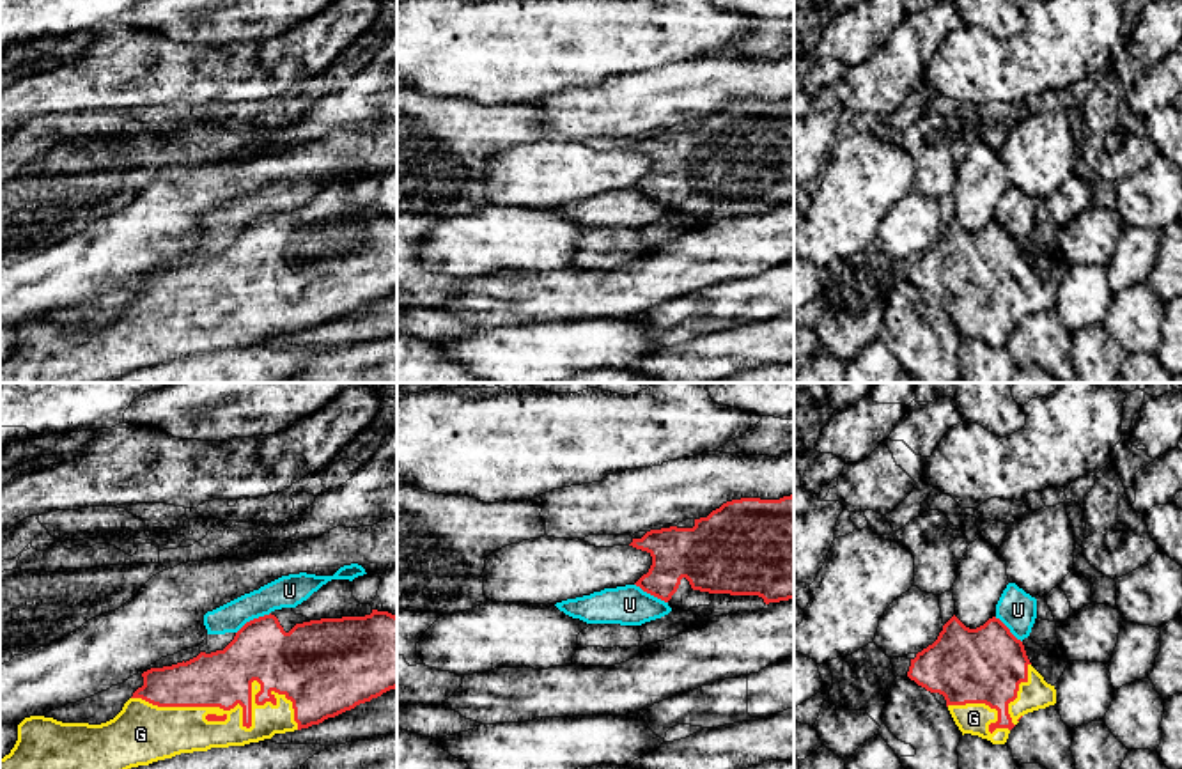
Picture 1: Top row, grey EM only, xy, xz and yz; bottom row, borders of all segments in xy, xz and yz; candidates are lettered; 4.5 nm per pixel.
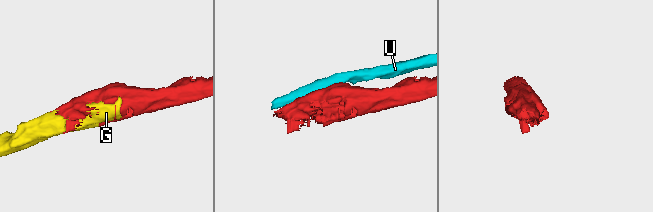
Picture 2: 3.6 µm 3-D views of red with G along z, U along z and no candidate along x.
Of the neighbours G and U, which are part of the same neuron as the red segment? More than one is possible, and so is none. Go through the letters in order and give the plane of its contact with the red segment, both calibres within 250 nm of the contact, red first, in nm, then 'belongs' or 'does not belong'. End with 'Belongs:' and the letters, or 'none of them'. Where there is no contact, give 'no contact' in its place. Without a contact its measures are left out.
G: contact in xy; calibres 260 and 170 nm; belongs
U: contact in xy; calibres 280 and 140 nm; does not belong
Belongs: G

